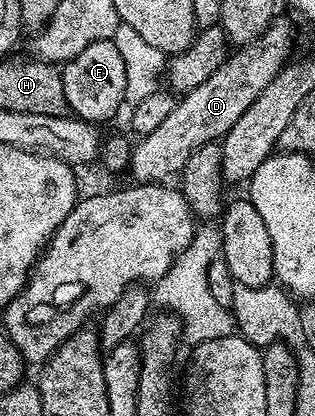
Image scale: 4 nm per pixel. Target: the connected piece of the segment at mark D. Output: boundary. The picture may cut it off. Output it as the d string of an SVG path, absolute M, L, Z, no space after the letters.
M274 18L252 44L241 46L228 57L213 74L207 77L195 90L184 93L174 103L171 114L151 134L140 137L133 148L133 158L128 171L133 172L133 180L138 184L155 184L168 181L168 176L176 177L183 170L187 158L199 146L220 142L239 122L243 110L259 98L259 94L282 68L290 63L293 52L293 24L289 20Z

